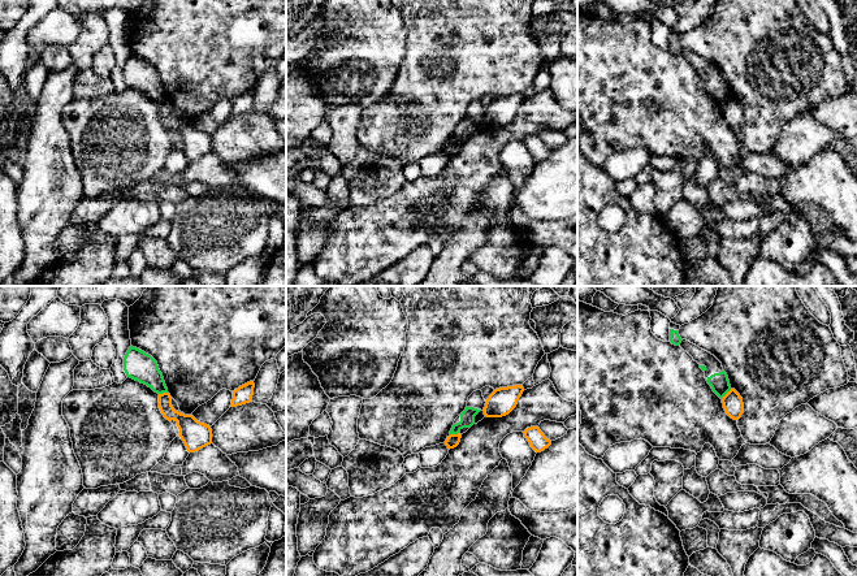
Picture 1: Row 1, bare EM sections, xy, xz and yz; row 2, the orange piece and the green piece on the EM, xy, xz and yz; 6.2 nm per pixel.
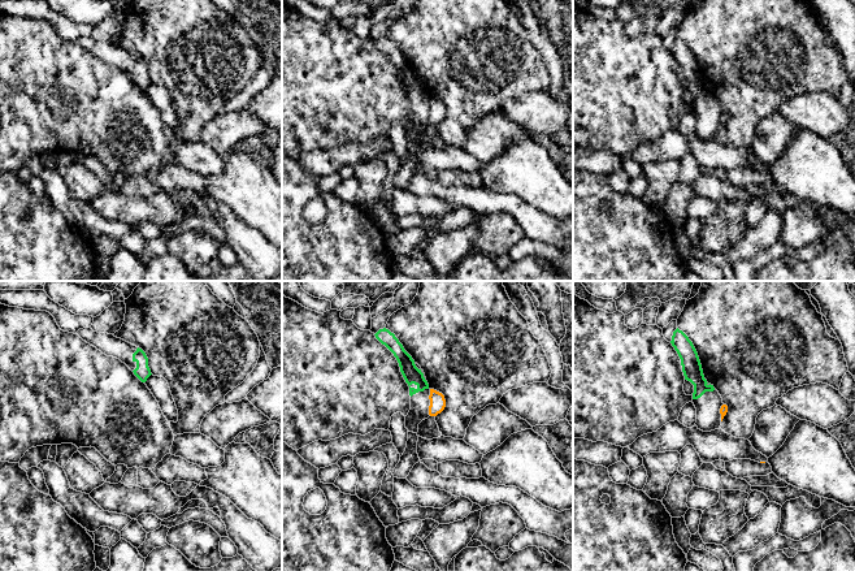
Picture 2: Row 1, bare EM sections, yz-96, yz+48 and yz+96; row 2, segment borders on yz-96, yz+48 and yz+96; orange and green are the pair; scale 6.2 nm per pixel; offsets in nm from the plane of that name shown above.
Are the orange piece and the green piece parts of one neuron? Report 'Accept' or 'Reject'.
Reject

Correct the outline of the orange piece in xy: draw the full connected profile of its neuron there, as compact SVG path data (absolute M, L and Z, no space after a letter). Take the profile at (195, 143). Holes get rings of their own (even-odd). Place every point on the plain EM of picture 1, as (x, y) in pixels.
M169 101L159 103L159 117L169 130L174 129L179 138L179 146L189 161L199 160L212 152L212 138L209 134L198 130L192 124L176 120L172 114Z

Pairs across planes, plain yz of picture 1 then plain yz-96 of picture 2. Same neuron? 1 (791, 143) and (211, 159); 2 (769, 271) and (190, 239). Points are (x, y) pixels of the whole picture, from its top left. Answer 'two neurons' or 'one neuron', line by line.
1: two neurons
2: two neurons

